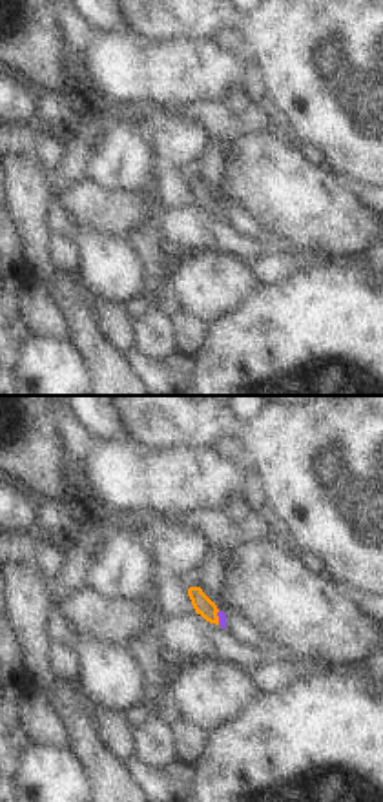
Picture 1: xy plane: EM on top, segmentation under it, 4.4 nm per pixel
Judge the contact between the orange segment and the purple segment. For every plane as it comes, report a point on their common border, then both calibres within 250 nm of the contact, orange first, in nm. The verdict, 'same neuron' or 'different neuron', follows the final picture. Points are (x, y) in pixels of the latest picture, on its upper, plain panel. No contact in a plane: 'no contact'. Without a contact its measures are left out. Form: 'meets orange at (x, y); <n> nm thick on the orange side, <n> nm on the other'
meets orange at (217, 210); 90 nm thick on the orange side, 40 nm on the other

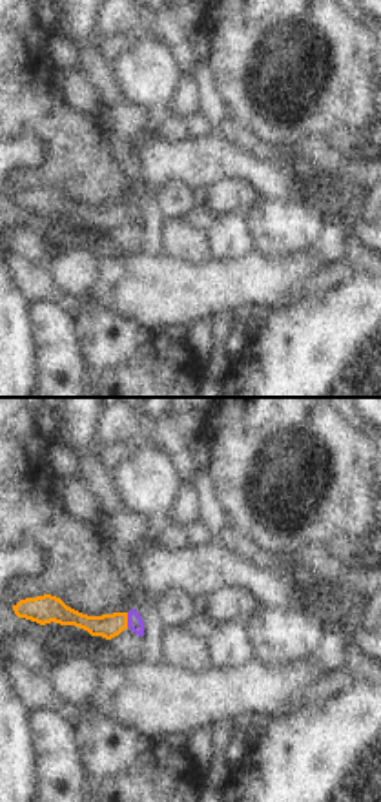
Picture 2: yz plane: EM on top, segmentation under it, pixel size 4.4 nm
meets orange at (126, 212); 110 nm thick on the orange side, 70 nm on the other

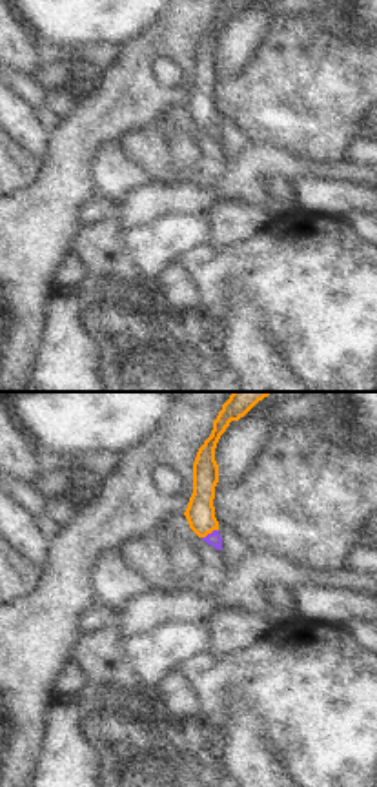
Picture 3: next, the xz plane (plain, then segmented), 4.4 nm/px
meets orange at (210, 124); 130 nm thick on the orange side, 60 nm on the other

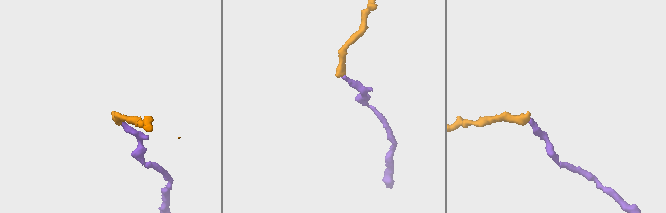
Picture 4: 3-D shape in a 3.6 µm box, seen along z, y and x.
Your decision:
same neuron

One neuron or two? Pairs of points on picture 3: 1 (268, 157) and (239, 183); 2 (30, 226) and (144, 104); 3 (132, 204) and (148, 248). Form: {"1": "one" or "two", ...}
{"1": "one", "2": "one", "3": "two"}

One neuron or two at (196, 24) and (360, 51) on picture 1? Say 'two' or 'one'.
one

